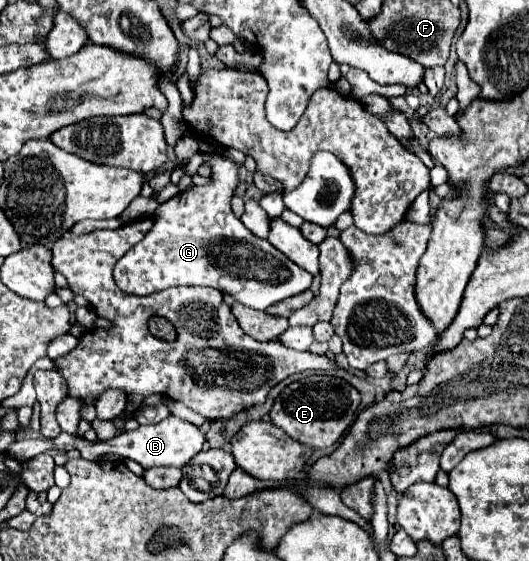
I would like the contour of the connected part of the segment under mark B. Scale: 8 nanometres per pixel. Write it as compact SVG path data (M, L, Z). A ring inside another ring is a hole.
M169 415L167 419L163 419L157 425L141 425L139 429L123 431L123 433L119 433L117 437L113 437L109 441L95 441L95 443L91 443L87 439L77 439L77 437L61 431L55 437L53 445L57 449L79 449L81 457L91 459L91 461L97 455L101 455L101 453L117 453L121 457L137 461L143 469L151 469L151 467L177 467L177 469L181 469L183 465L187 465L203 449L205 437L203 437L203 433L195 425L191 425L191 423L187 423L187 421L179 419L179 417Z

